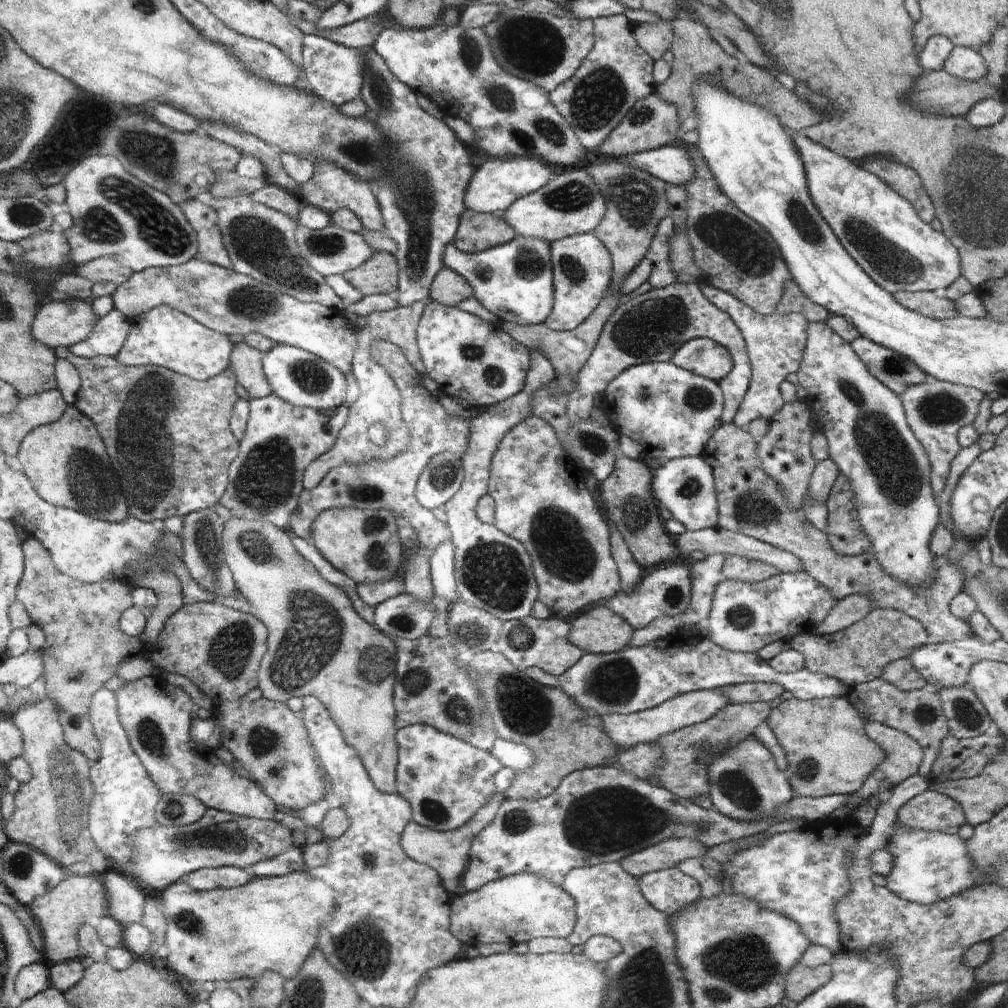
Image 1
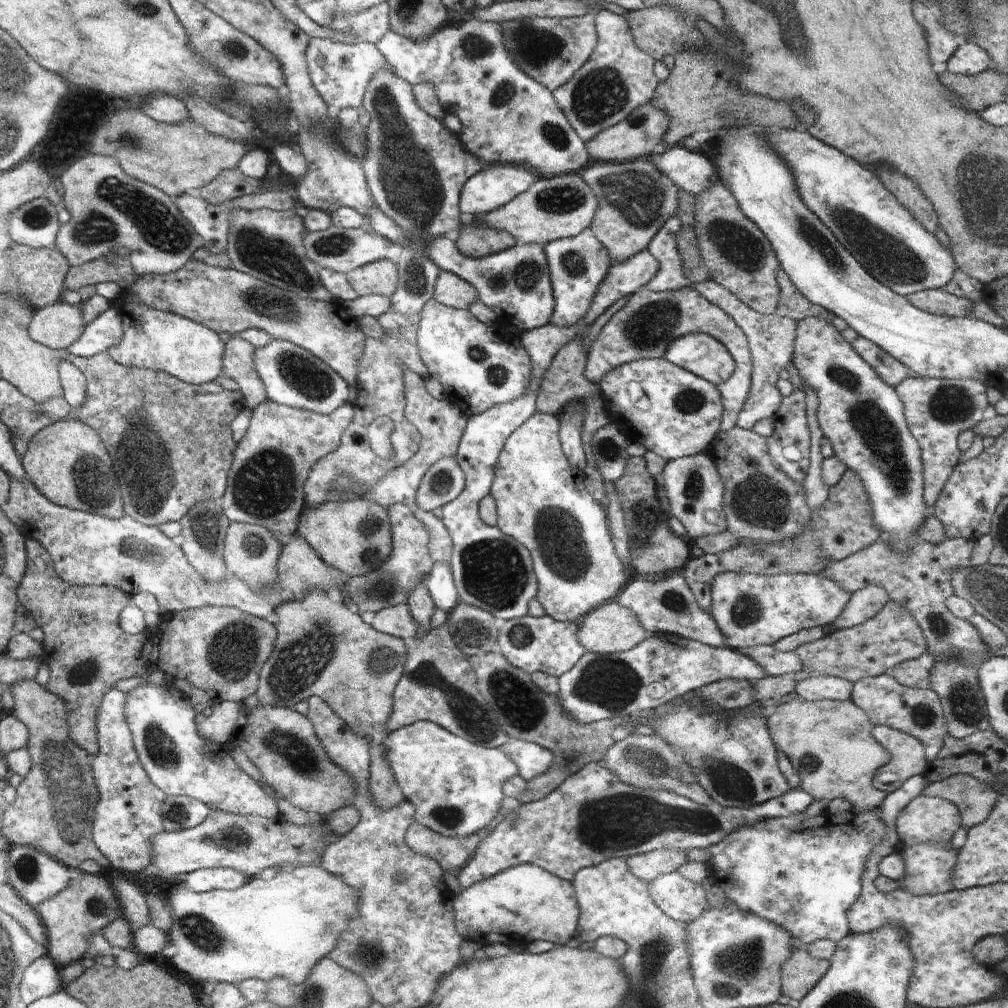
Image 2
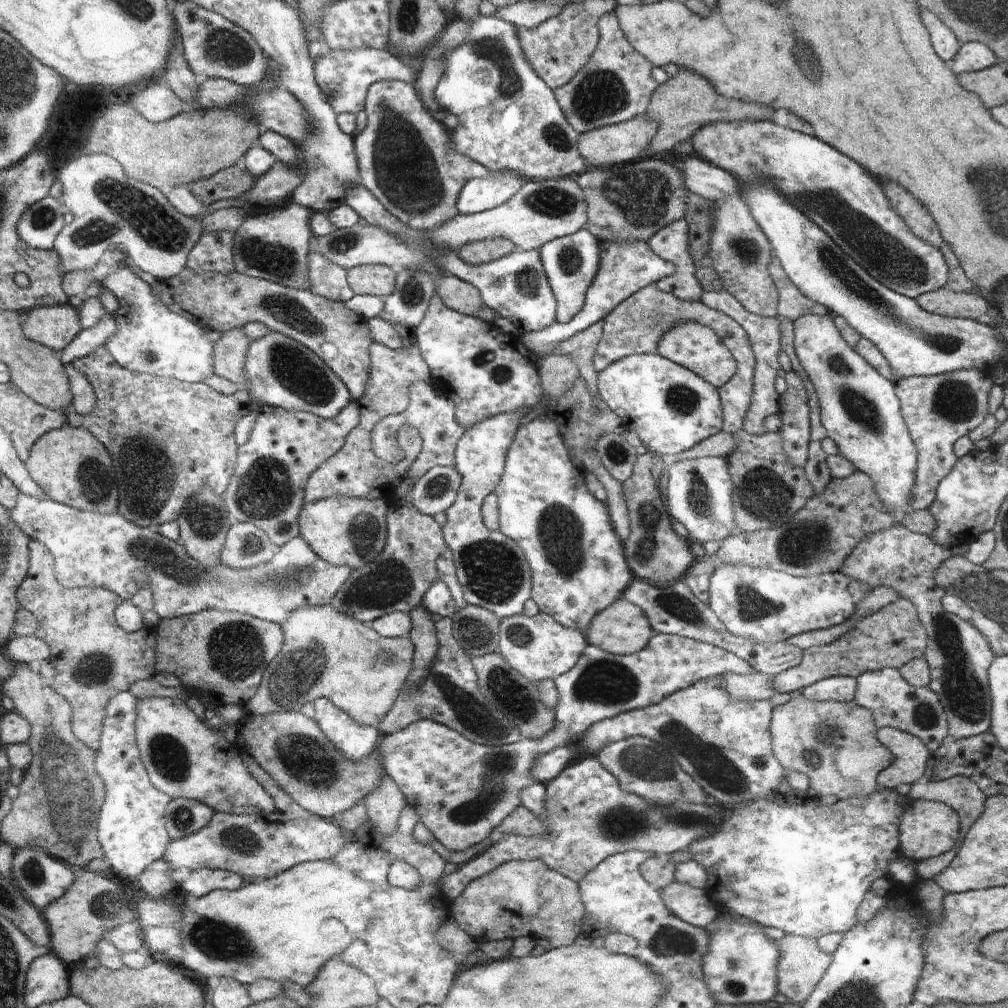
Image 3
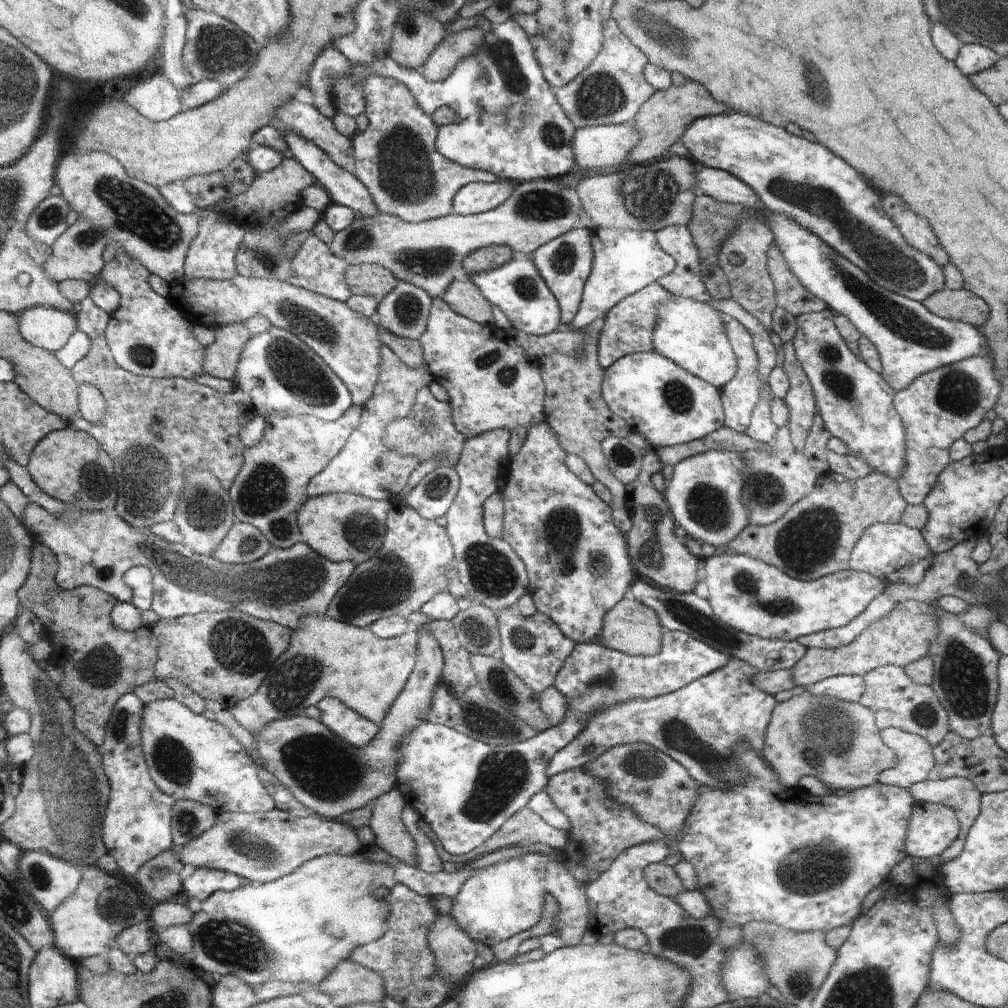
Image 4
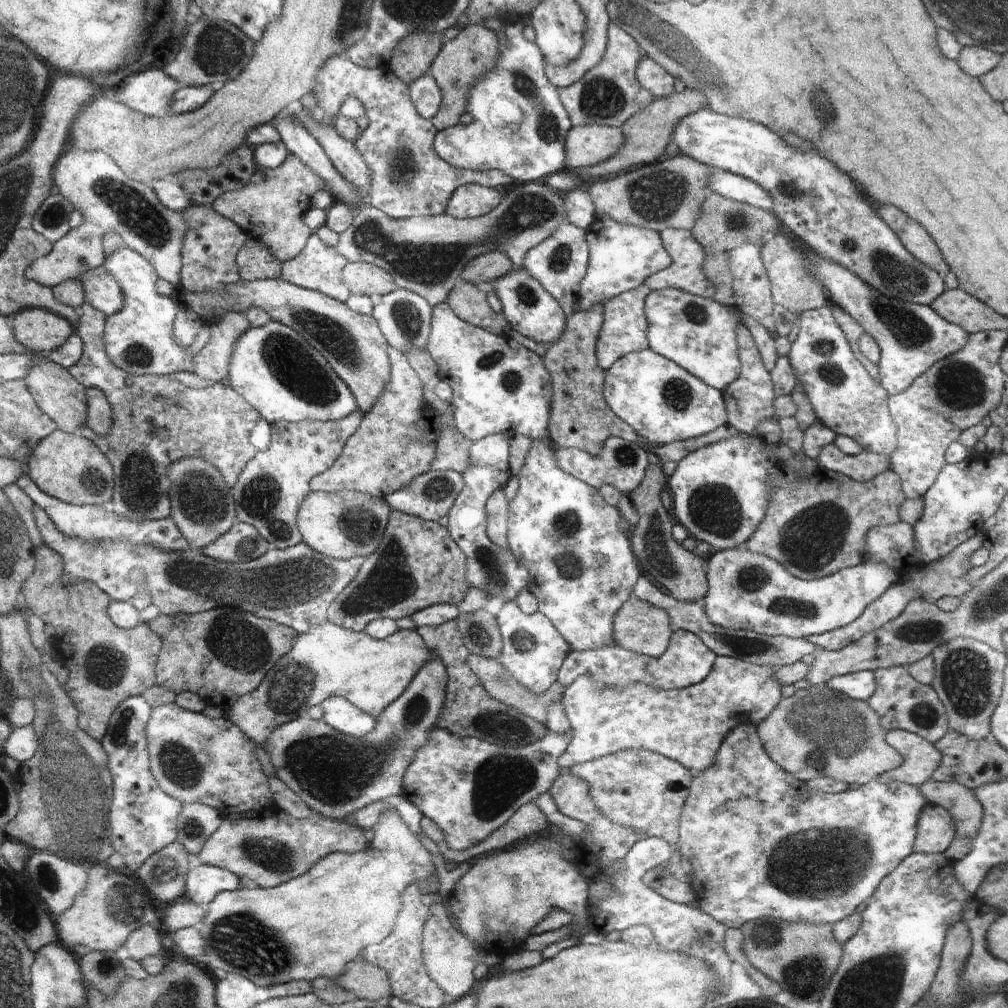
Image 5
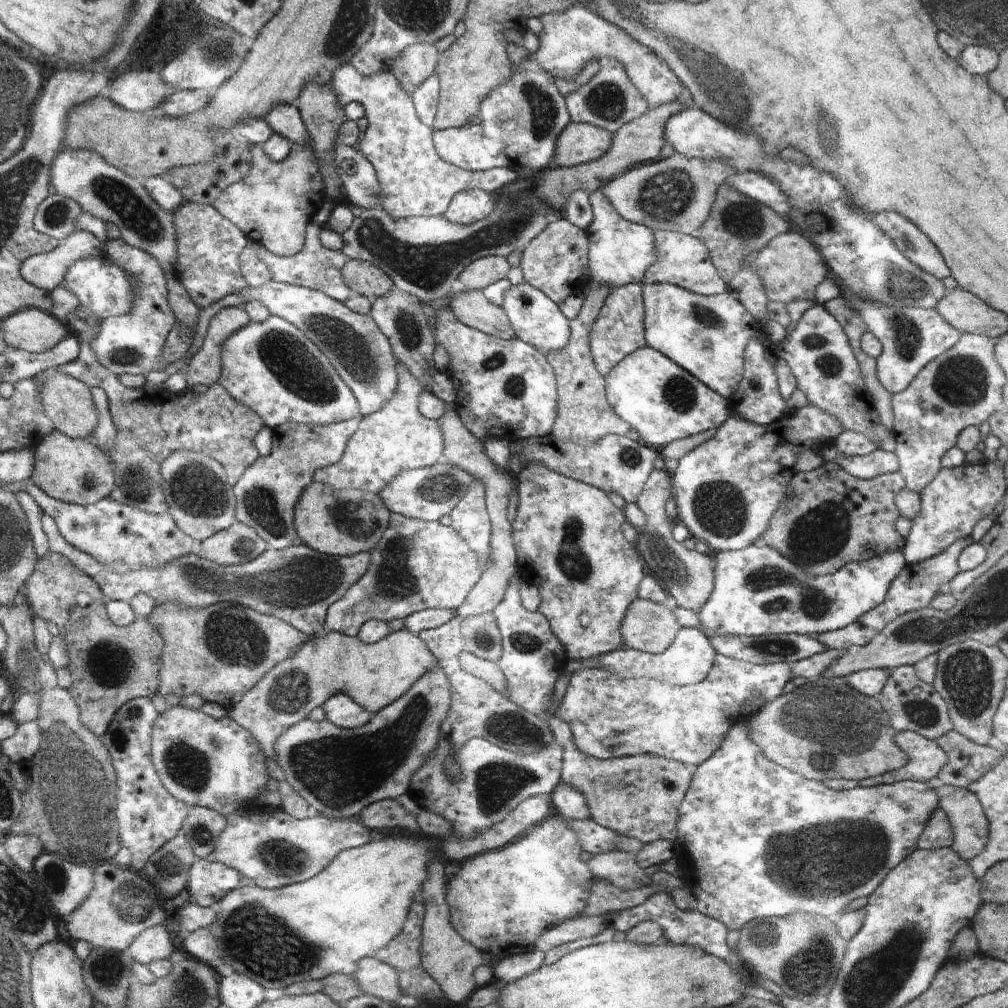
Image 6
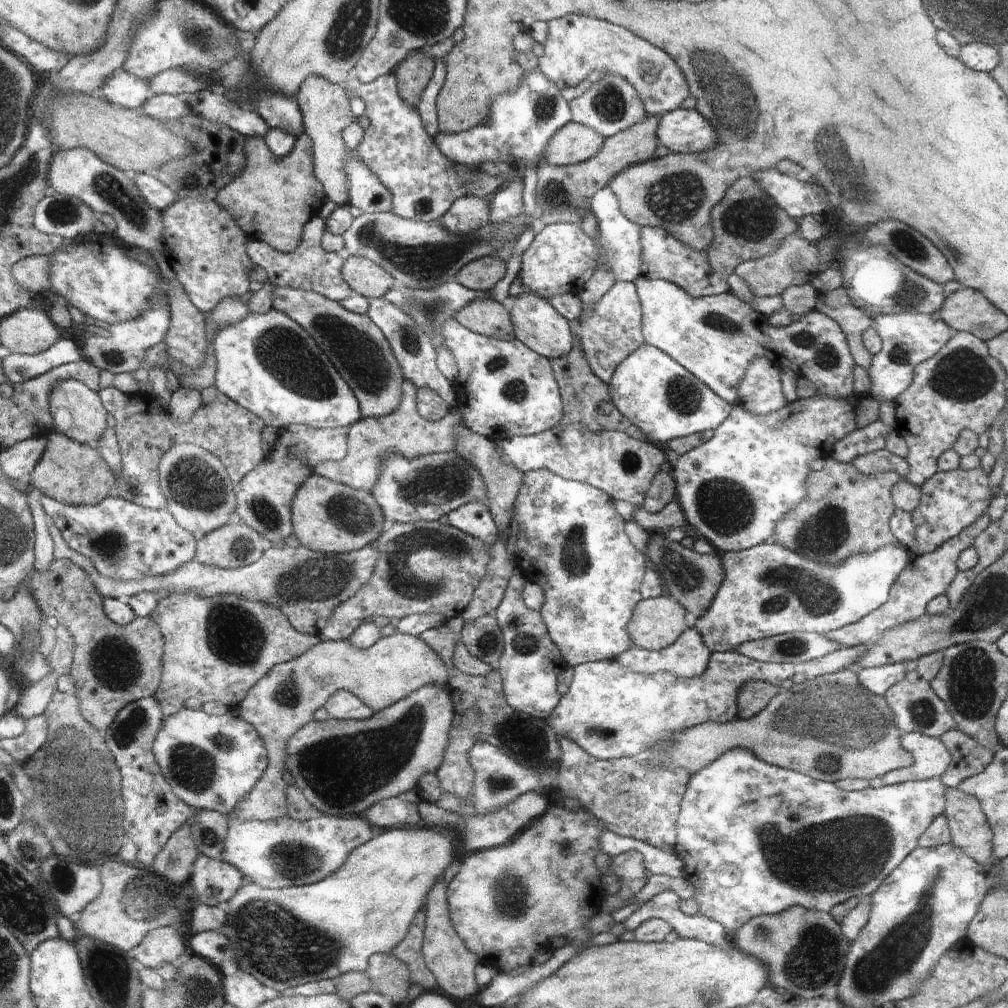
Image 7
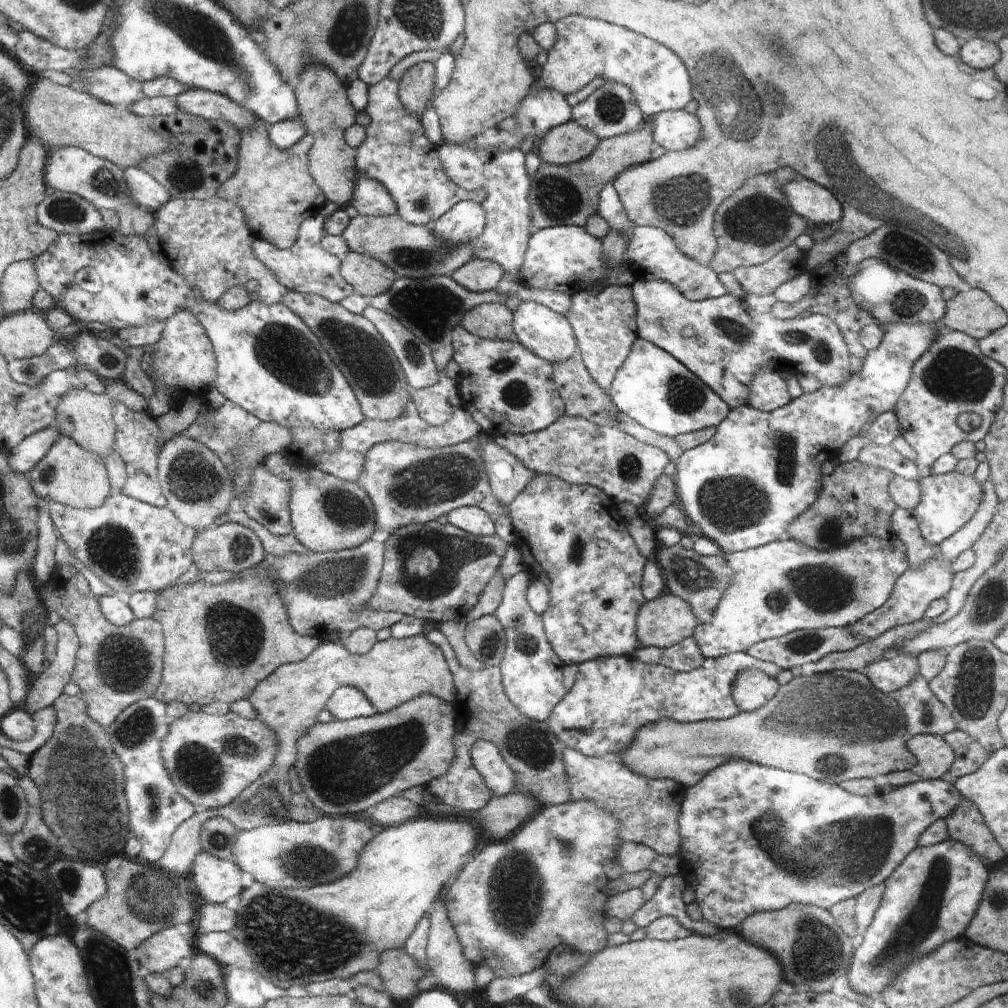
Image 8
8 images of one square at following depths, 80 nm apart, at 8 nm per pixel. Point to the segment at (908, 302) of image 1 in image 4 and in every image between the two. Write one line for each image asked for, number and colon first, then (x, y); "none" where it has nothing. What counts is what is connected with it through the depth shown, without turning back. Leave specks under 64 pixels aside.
2: (936, 301)
3: (942, 301)
4: (959, 305)

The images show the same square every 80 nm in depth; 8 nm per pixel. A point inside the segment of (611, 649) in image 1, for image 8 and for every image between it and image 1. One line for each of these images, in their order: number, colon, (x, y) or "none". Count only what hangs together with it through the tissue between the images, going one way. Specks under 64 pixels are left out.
2: (610, 628)
3: (623, 629)
4: (630, 627)
5: (639, 626)
6: (650, 627)
7: (656, 623)
8: (666, 620)

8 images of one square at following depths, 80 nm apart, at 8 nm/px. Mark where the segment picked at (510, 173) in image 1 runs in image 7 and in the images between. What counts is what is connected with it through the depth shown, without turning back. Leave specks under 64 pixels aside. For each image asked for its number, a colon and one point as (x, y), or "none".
2: (494, 186)
3: (477, 195)
4: (480, 196)
5: (469, 201)
6: (466, 207)
7: (467, 213)

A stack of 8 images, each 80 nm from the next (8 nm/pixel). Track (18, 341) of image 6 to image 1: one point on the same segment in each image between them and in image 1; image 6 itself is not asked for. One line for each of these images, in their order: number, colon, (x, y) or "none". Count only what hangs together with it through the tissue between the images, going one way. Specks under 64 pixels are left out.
1: (60, 324)
2: (58, 325)
3: (55, 326)
4: (46, 327)
5: (40, 331)

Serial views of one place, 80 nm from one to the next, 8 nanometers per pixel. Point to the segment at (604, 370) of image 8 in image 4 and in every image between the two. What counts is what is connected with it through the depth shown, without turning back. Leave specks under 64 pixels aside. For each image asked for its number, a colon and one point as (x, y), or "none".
4: (628, 326)
5: (624, 327)
6: (618, 330)
7: (611, 330)

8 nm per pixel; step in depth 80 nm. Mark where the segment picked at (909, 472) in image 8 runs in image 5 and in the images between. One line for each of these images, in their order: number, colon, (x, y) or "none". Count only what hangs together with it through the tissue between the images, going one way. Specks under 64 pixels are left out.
5: (864, 466)
6: (878, 462)
7: (881, 460)

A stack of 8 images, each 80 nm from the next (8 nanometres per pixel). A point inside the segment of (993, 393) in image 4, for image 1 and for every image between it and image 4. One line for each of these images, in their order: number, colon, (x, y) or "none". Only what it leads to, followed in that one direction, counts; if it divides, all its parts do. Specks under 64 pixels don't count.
1: (935, 411)
2: (936, 410)
3: (939, 409)

